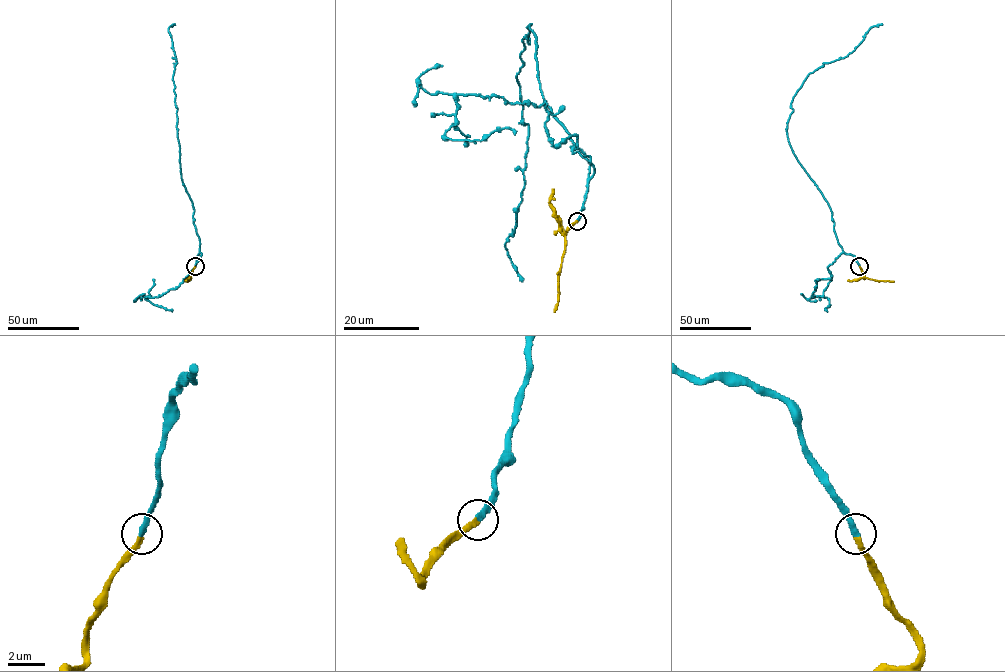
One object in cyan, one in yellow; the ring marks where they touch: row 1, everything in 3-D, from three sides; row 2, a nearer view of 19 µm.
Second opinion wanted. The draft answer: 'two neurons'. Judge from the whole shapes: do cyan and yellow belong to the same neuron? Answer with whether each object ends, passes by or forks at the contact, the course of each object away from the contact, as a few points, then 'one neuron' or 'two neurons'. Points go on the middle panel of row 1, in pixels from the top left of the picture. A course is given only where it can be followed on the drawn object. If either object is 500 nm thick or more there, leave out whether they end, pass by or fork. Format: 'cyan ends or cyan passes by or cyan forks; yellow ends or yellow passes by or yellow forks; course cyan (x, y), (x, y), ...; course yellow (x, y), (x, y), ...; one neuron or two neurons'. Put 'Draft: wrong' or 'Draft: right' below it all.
cyan ends; yellow ends; course cyan (577, 220), (590, 163), (544, 100), (529, 26), (517, 75), (524, 185), (505, 242), (522, 281); course yellow (577, 220), (565, 232), (558, 301), (554, 312); one neuron
Draft: wrong

